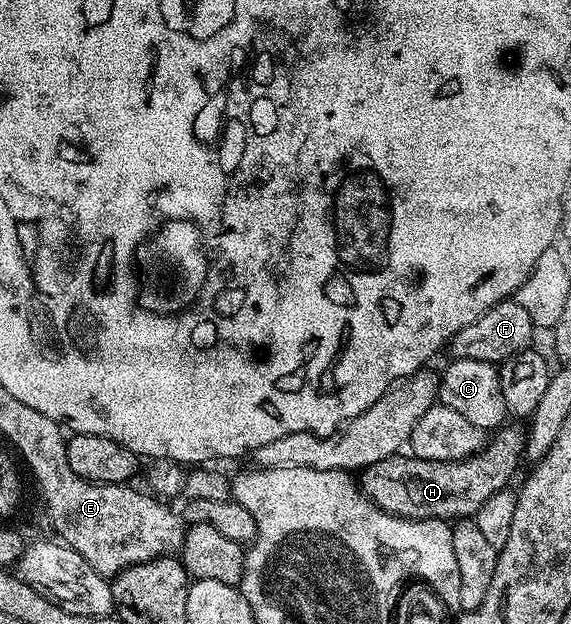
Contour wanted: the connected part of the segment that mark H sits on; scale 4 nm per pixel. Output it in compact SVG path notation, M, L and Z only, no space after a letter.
M509 427L496 429L476 456L452 464L424 460L412 454L383 458L383 462L360 469L359 491L385 512L405 516L408 520L456 522L476 517L479 506L483 506L487 498L510 487L509 479L523 462L526 433Z

